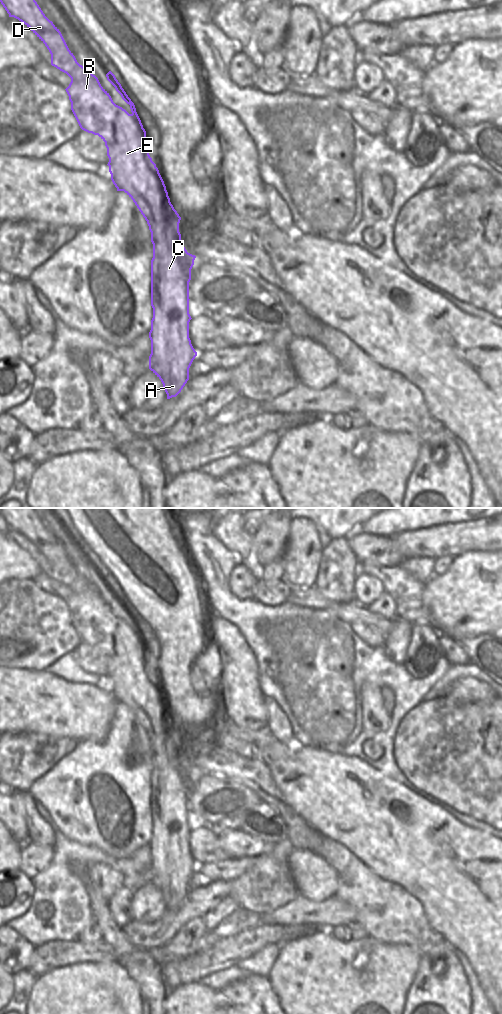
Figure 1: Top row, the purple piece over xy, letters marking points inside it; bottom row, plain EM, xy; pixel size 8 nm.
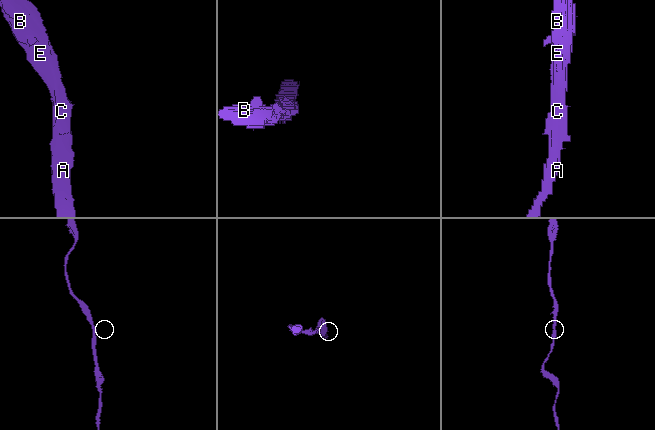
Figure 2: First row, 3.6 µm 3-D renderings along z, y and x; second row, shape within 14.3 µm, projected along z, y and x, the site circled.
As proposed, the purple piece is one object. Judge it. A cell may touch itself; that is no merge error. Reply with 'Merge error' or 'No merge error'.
No merge error.

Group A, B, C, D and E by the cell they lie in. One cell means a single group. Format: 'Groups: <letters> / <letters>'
Groups: A B C D E.

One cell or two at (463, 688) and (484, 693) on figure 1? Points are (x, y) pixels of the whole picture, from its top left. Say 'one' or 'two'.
one

